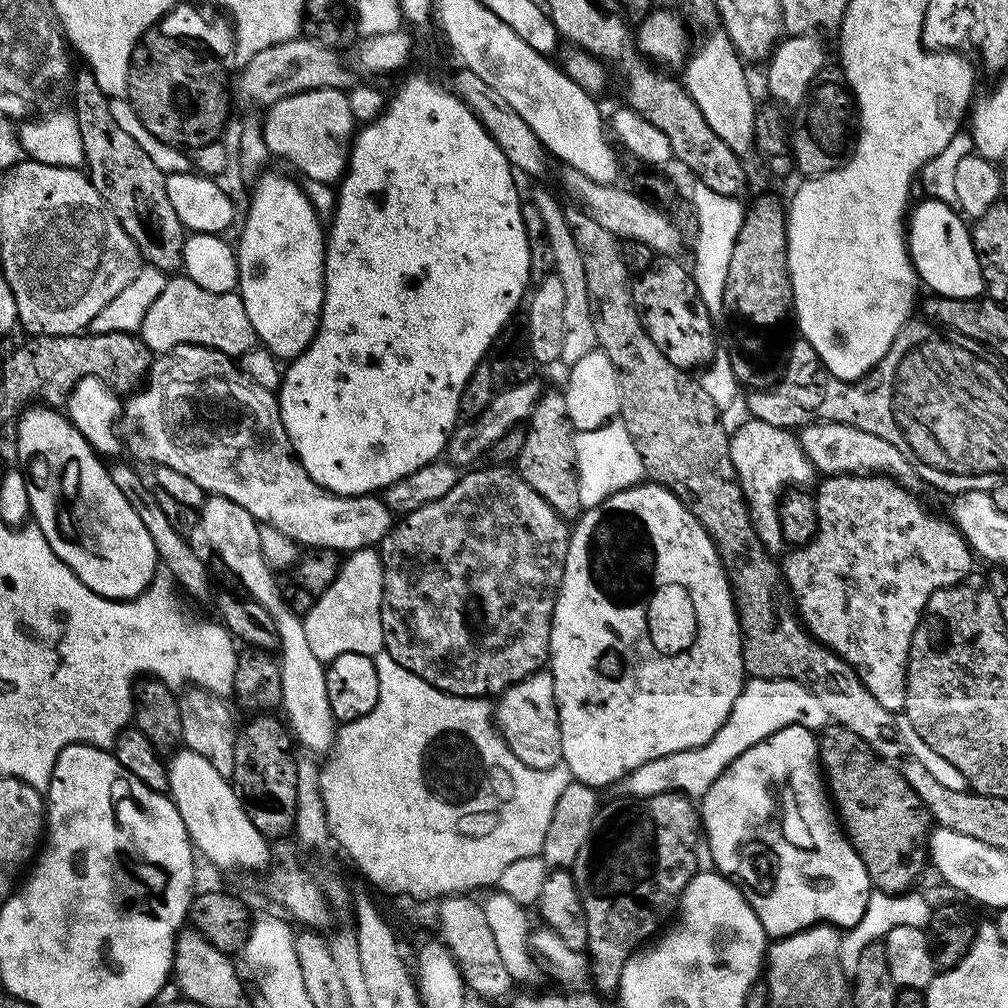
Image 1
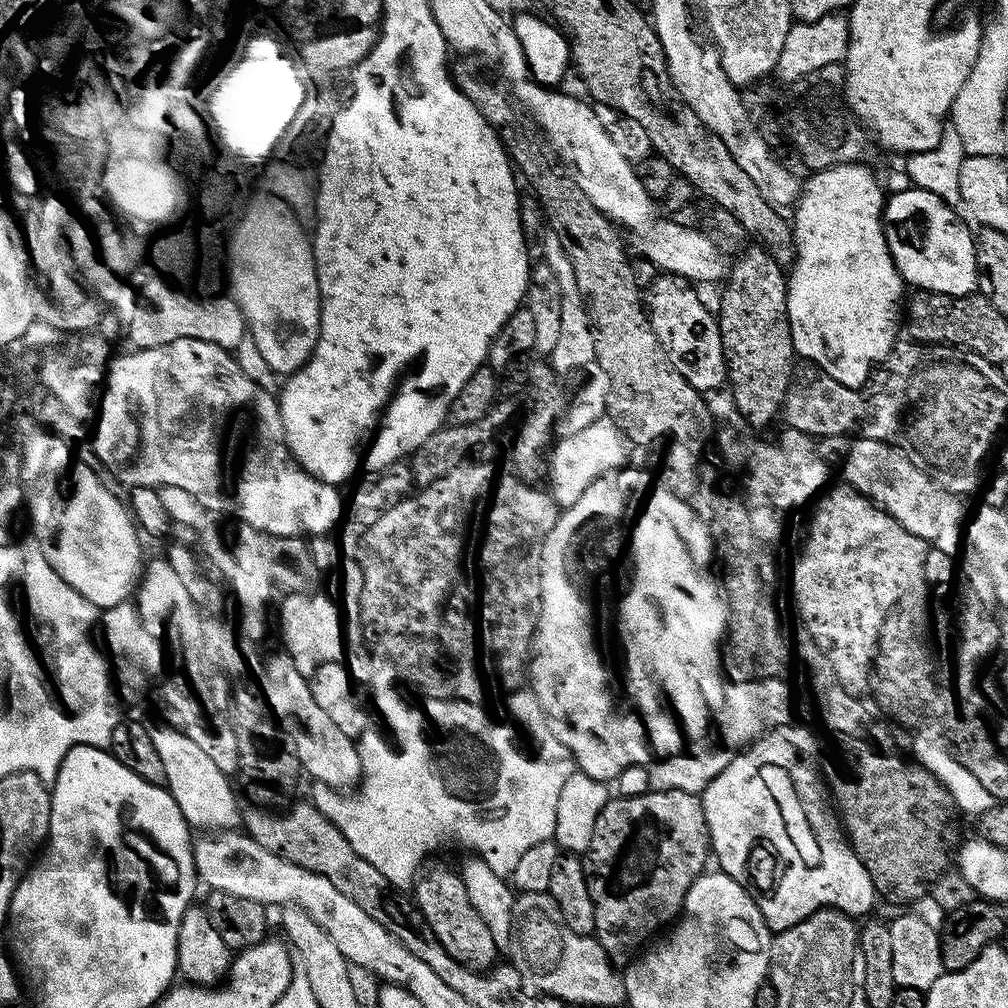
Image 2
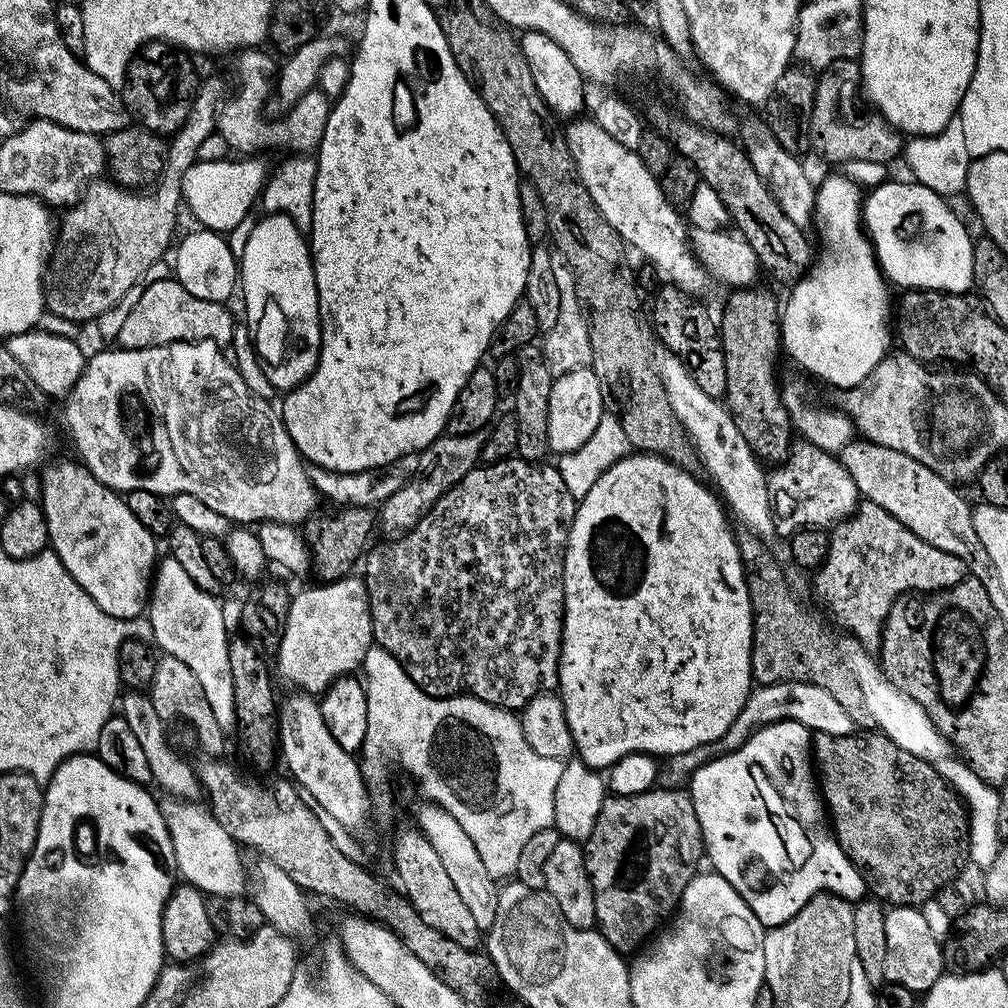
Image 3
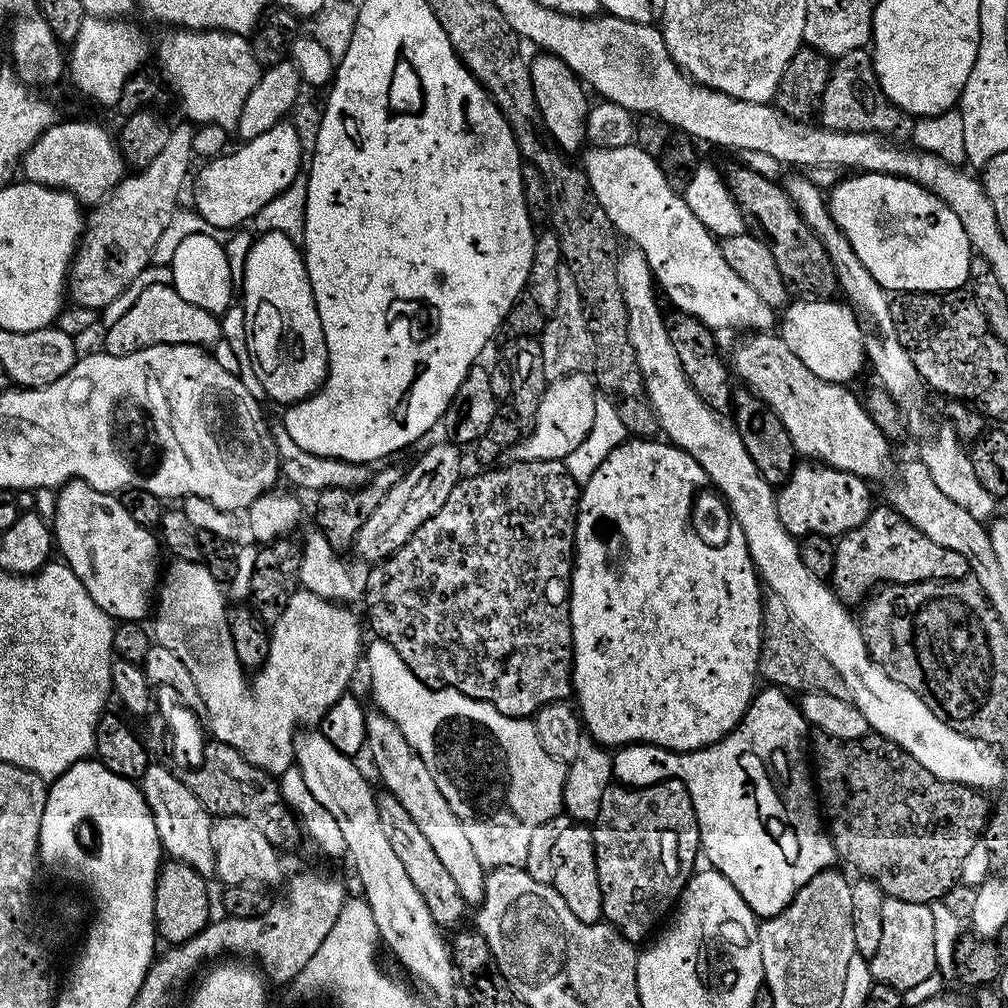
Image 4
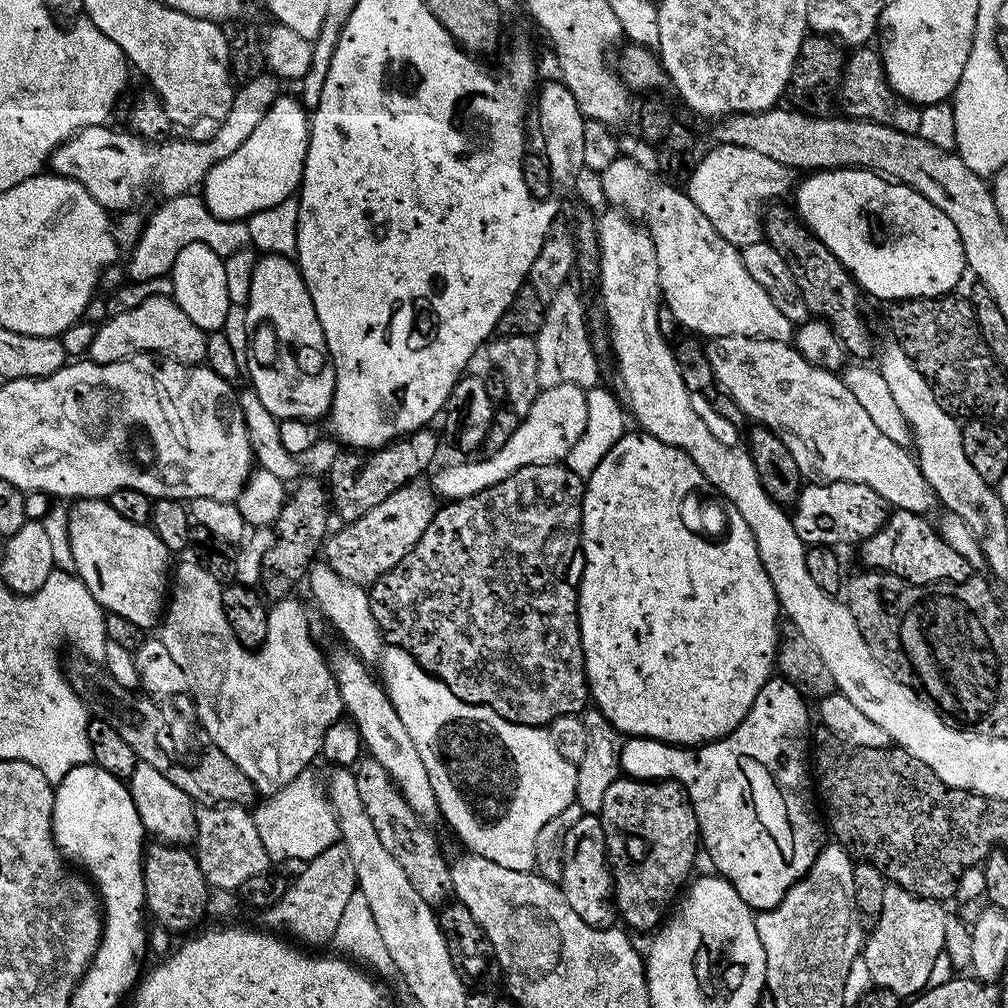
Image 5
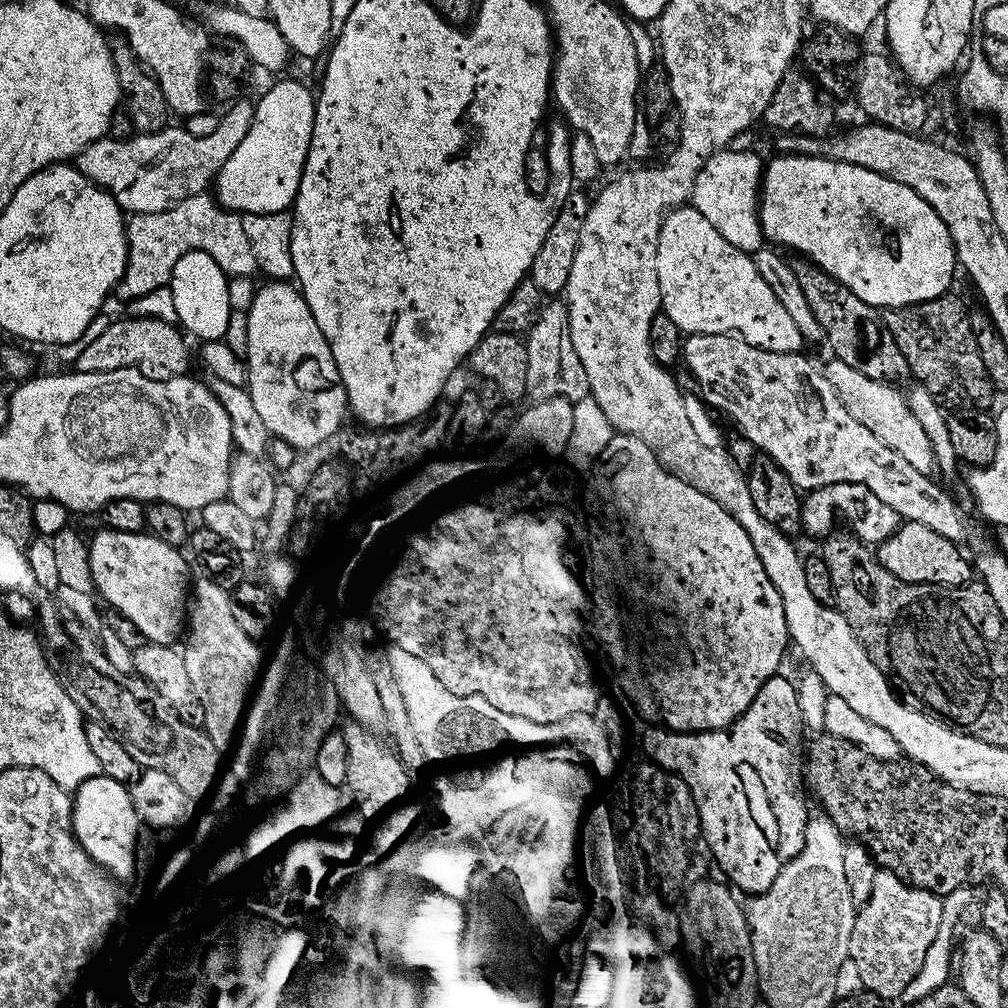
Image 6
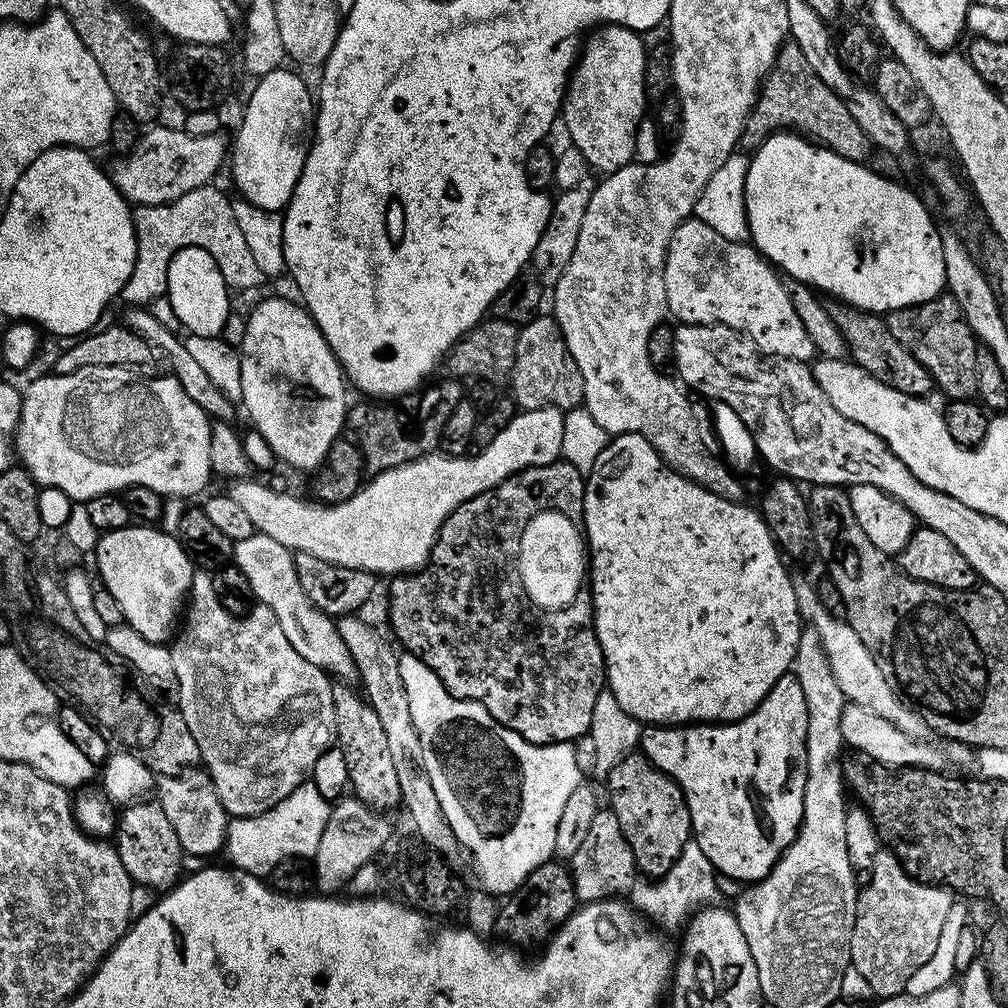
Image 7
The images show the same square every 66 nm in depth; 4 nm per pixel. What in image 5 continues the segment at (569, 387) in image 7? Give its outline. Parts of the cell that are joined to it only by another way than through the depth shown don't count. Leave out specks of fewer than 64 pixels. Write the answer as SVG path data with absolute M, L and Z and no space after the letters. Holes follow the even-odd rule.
M571 283L563 284L547 301L544 321L534 337L538 346L538 382L541 389L577 384L590 389L600 379L600 364L592 353L592 340L588 337L588 320L584 317L584 304Z

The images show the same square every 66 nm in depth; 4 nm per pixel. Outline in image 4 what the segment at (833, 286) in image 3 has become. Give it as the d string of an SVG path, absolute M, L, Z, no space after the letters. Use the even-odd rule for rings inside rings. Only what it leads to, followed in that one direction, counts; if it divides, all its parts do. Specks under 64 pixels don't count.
M832 298L800 299L804 300L798 301L797 304L789 303L783 309L782 319L778 324L778 335L784 339L786 346L790 346L790 350L794 350L794 354L798 354L798 358L802 358L802 362L809 370L814 370L814 374L818 374L818 378L847 385L852 382L848 380L854 379L859 374L860 367L864 368L866 364L864 350L866 332L865 329L864 331L860 329L857 313L847 303L835 304L835 299Z

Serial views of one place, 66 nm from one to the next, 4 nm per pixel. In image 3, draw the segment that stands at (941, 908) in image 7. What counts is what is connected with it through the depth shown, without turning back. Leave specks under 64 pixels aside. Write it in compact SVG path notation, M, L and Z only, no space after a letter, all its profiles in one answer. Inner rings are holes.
M892 906L885 911L884 917L886 918L885 981L906 986L906 990L917 994L929 992L934 982L938 982L938 978L946 972L942 944L934 938L934 934L930 934L930 922L926 922L924 913L919 907Z

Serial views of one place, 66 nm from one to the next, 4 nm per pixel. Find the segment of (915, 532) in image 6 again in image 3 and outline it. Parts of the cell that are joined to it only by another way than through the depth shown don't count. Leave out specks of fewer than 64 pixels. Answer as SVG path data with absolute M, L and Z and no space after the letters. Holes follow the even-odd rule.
M861 503L851 516L840 521L830 532L829 552L821 566L815 569L816 596L828 607L830 615L836 619L840 628L845 628L863 648L879 649L880 634L884 619L897 603L903 592L920 592L931 594L939 588L949 588L958 582L969 579L968 563L949 552L930 546L918 534L914 534L894 514L882 510L877 504Z

